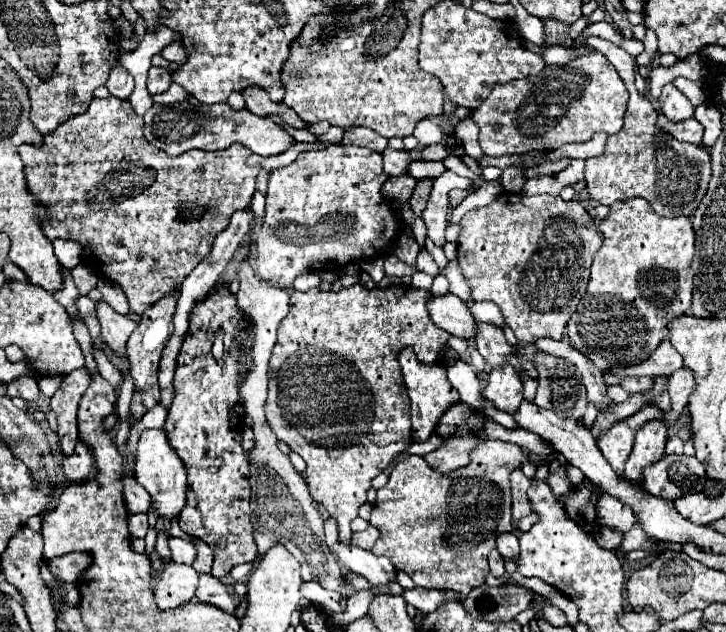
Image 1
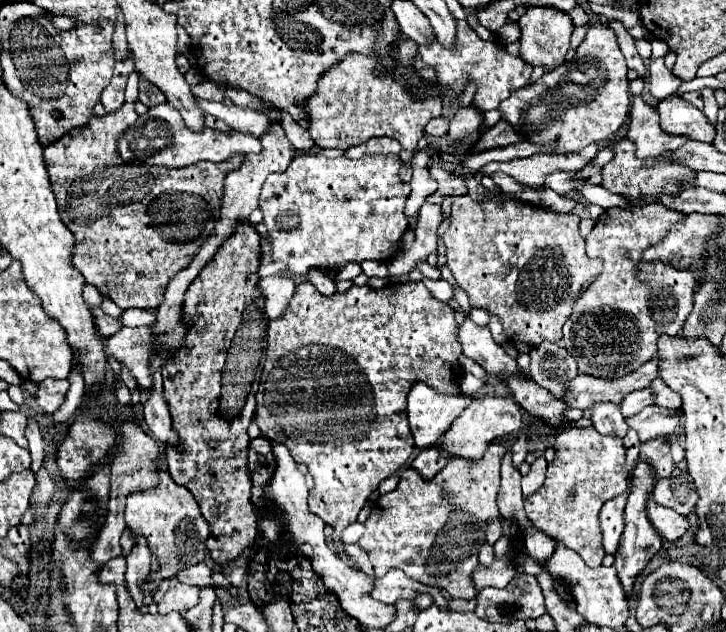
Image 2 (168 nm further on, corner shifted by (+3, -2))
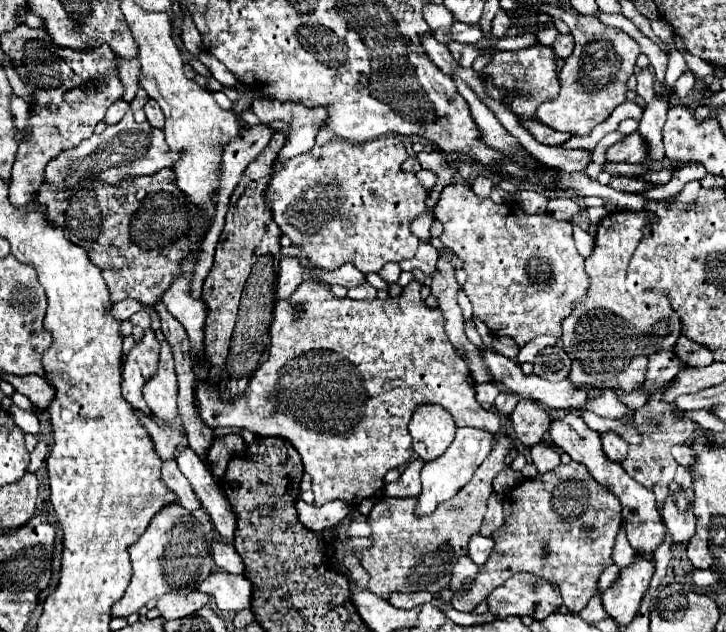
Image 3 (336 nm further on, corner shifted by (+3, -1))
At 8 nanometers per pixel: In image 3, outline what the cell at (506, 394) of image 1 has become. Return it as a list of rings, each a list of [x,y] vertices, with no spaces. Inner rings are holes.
[[[457,428],[455,440],[449,444],[449,448],[437,456],[435,460],[427,462],[425,468],[421,470],[421,484],[423,484],[423,492],[419,494],[419,506],[417,506],[417,514],[431,514],[437,504],[449,500],[461,486],[465,486],[473,472],[481,466],[481,462],[489,456],[491,448],[495,442],[495,434],[487,432],[487,430],[479,430],[479,428]]]

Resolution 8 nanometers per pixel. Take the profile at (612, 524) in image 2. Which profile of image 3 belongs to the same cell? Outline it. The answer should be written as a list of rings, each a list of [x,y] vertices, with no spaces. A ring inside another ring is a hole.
[[[621,526],[617,540],[615,540],[615,546],[613,546],[613,562],[617,566],[627,566],[631,560],[633,560],[633,548],[629,546],[627,536],[625,536],[625,528]]]

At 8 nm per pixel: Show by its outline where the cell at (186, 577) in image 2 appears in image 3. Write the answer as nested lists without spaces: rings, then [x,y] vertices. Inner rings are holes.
[[[211,572],[197,588],[213,596],[221,612],[239,612],[243,608],[251,608],[251,586],[245,576]]]

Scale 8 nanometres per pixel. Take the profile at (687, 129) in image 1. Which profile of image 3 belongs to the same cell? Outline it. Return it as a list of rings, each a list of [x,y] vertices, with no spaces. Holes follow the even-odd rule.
[[[637,130],[607,150],[609,162],[639,162],[641,164],[645,162],[647,156],[649,156],[649,144]]]

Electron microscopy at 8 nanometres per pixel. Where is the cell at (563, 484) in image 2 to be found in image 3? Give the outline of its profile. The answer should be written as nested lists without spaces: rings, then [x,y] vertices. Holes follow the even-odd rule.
[[[569,462],[569,464],[559,464],[549,474],[537,476],[533,480],[523,480],[521,484],[517,484],[505,496],[503,508],[505,508],[505,524],[497,532],[493,532],[495,540],[493,556],[489,556],[489,560],[481,568],[475,582],[467,588],[467,592],[463,596],[453,596],[451,604],[455,606],[455,610],[471,612],[489,594],[489,590],[501,586],[517,572],[531,572],[555,584],[561,592],[563,604],[573,614],[577,614],[585,606],[585,602],[595,594],[601,572],[613,562],[611,560],[613,538],[617,534],[617,526],[621,526],[619,498],[603,484],[597,484],[597,480],[591,478],[585,464]]]

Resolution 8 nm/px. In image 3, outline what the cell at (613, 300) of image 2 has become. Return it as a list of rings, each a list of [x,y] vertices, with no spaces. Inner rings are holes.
[[[617,210],[609,212],[595,232],[595,248],[591,256],[585,260],[587,274],[591,278],[591,288],[585,300],[575,302],[571,314],[563,320],[563,336],[561,342],[565,346],[567,356],[571,358],[571,380],[575,384],[591,384],[599,388],[623,388],[623,390],[635,390],[635,386],[641,386],[645,380],[645,370],[649,362],[649,354],[667,348],[673,350],[677,338],[681,336],[681,318],[669,304],[667,294],[659,290],[645,290],[639,296],[631,296],[625,288],[625,272],[629,266],[629,260],[637,248],[637,244],[643,238],[643,230],[649,224],[655,224],[657,216],[649,212],[629,212],[629,210]]]

